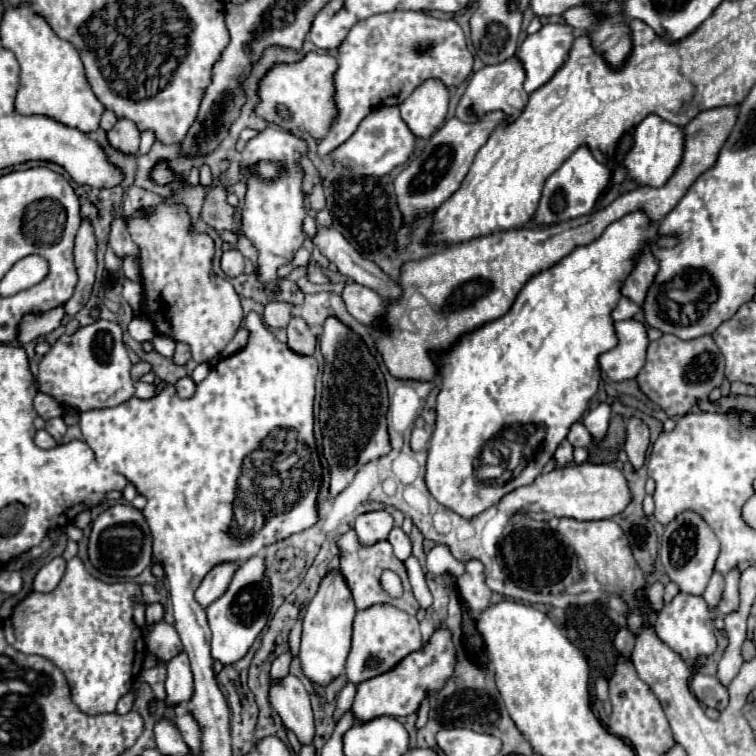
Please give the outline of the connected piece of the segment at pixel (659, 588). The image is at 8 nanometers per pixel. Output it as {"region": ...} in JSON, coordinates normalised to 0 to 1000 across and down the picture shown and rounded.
{"region":[[[866,770],[858,775],[858,794],[864,807],[874,807],[877,804],[877,772]]]}

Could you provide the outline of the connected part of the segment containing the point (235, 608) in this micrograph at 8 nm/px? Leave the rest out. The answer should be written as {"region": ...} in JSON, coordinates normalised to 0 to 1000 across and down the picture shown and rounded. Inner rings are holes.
{"region":[[[335,735],[324,746],[319,746],[319,751],[311,757],[300,783],[292,791],[287,791],[279,802],[274,802],[282,873],[290,873],[298,881],[319,873],[335,854],[343,836],[351,831],[356,804],[358,804],[358,783],[356,783],[356,767],[351,762],[351,743],[345,735]]]}

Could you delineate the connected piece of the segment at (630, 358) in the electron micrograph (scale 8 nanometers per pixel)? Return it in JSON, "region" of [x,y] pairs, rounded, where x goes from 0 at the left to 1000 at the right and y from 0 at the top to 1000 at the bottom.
{"region":[[[845,423],[813,426],[813,439],[819,455],[792,474],[795,489],[813,505],[840,500],[853,481],[853,468],[858,458],[856,434]]]}

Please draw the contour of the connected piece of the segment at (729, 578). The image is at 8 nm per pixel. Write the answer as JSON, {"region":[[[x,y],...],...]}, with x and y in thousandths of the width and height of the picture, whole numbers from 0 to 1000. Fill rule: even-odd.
{"region":[[[970,751],[959,762],[959,783],[951,796],[951,812],[967,812],[978,804],[978,751]]]}

